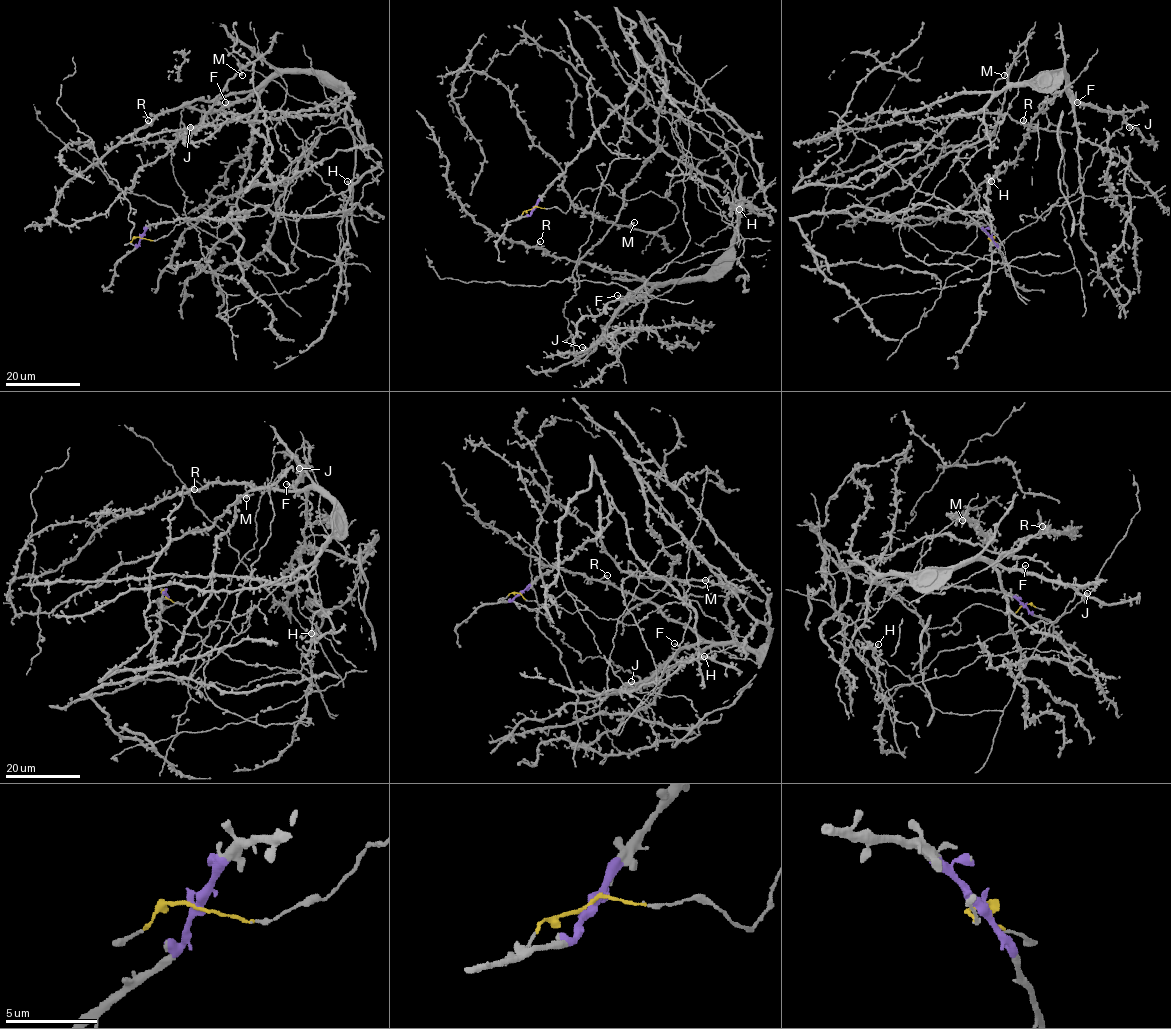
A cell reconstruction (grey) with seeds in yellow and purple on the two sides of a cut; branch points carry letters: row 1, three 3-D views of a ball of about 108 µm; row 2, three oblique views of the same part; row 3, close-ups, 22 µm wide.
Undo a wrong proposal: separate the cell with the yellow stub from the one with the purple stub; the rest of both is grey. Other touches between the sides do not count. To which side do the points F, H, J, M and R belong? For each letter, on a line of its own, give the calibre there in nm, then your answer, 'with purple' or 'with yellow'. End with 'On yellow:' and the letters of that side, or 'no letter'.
F: 320 nm | with yellow
H: 300 nm | with yellow
J: 500 nm | with yellow
M: 420 nm | with yellow
R: 440 nm | with yellow
On yellow: F, H, J, M, R

